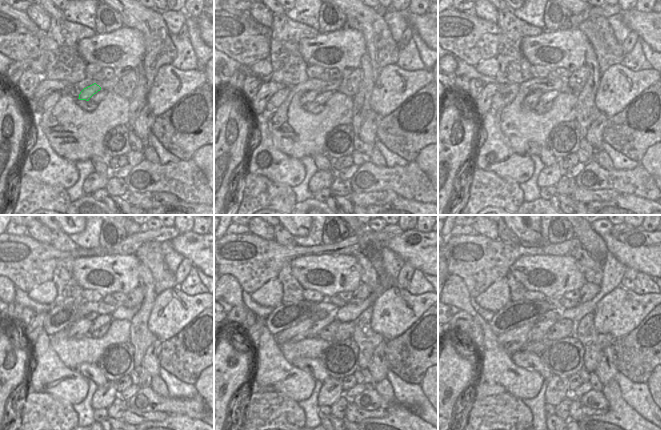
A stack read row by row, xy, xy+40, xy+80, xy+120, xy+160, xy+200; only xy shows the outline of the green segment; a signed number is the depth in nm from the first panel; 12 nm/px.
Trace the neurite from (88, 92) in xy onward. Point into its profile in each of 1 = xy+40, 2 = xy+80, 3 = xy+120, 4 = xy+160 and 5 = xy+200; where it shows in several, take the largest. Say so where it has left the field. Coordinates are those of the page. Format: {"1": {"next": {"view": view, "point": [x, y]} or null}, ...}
{"1": {"next": {"view": "xy+40", "point": [309, 96]}}, "2": {"next": {"view": "xy+80", "point": [529, 103]}}, "3": {"next": {"view": "xy+120", "point": [80, 328]}}, "4": {"next": {"view": "xy+160", "point": [298, 332]}}, "5": {"next": {"view": "xy+200", "point": [513, 340]}}}

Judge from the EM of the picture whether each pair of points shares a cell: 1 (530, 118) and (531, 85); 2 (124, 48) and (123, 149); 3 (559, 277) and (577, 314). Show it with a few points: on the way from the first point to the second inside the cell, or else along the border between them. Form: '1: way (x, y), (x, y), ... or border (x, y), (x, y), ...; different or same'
1: way (521, 113), (518, 110), (518, 100), (522, 94); same
2: border (127, 124), (119, 124), (113, 127), (103, 138); different
3: border (563, 308), (559, 311); different

